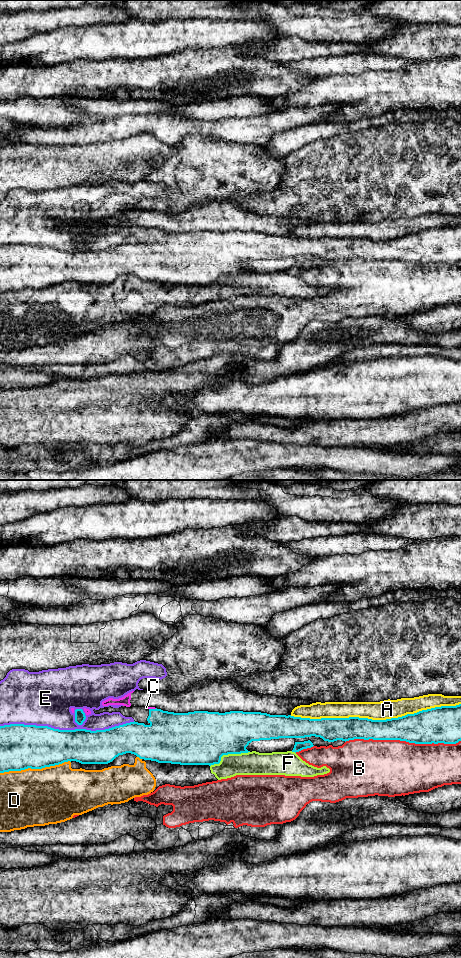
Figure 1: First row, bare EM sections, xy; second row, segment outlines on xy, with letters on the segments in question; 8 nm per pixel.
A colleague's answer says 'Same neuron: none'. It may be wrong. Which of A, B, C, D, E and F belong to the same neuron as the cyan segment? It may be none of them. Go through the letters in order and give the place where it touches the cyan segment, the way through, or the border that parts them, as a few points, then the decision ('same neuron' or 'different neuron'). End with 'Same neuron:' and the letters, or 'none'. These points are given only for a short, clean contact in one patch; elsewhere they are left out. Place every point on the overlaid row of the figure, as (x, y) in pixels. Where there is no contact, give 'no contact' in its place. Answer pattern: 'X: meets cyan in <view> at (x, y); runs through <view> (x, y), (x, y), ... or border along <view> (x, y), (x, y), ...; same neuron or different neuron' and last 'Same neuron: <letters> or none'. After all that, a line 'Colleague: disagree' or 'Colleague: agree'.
A: meets cyan in xy at (375, 720); different neuron
B: meets cyan in xy at (402, 740); different neuron
C: meets cyan in xy at (152, 709); different neuron
D: meets cyan in xy at (35, 768); different neuron
E: meets cyan in xy at (67, 730); different neuron
F: meets cyan in xy at (228, 753); different neuron
Same neuron: none
Colleague: agree

